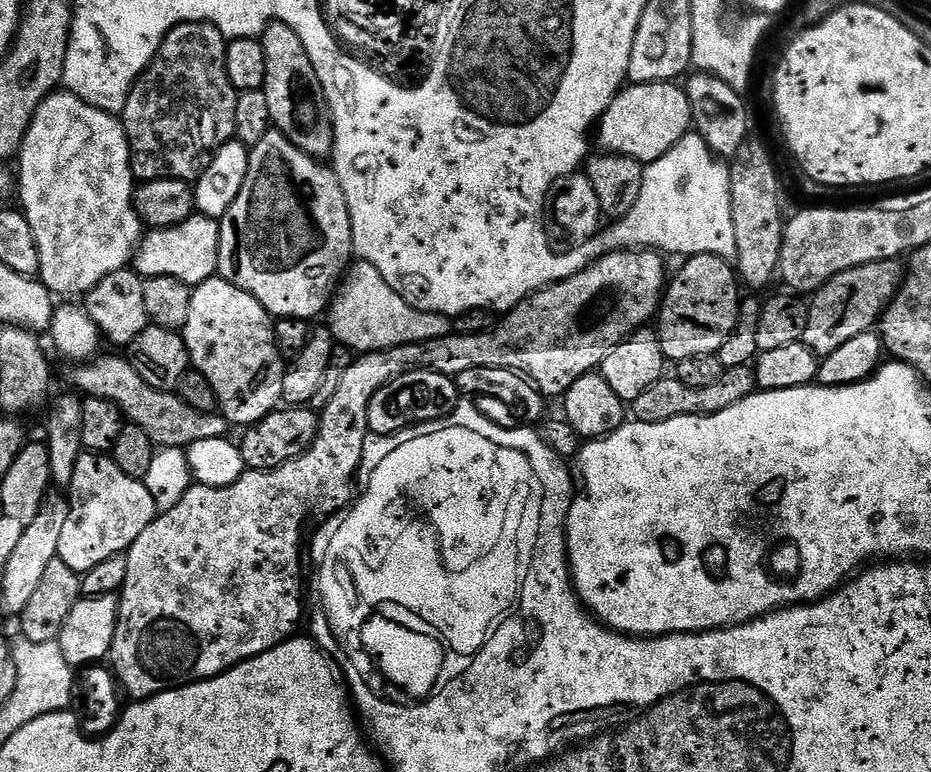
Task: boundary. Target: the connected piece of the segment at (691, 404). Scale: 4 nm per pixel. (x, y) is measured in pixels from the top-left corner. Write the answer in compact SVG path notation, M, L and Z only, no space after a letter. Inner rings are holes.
M751 367L729 368L722 374L714 386L705 386L702 390L690 390L690 386L682 386L675 378L662 378L650 386L650 390L642 390L638 398L631 401L630 412L636 420L647 424L666 422L670 418L683 416L709 416L722 410L730 410L738 402L742 402L753 392L757 391L756 374Z

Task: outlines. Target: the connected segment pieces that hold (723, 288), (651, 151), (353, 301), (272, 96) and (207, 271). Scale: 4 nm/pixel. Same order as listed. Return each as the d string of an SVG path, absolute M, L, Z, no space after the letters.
M698 254L687 257L681 264L684 265L680 273L667 281L658 309L658 335L668 362L695 358L697 354L719 353L722 342L734 330L742 299L737 269L725 257Z
M629 83L616 93L610 106L598 121L600 148L629 156L647 166L653 164L666 150L670 150L693 127L688 95L679 83L634 84Z
M361 259L345 273L330 302L329 314L328 327L335 341L362 354L444 337L452 330L452 322L447 315L418 311L389 286L376 267Z
M273 22L264 29L262 43L266 50L266 82L262 90L266 94L266 103L270 106L273 129L290 138L290 142L294 142L294 146L298 146L298 150L306 154L317 158L331 157L336 137L332 125L332 111L322 90L322 82L318 82L318 74L310 62L310 54L306 54L306 46L302 46L302 38L298 38L298 34L290 30L290 26Z
M194 214L178 226L151 229L136 249L134 271L141 278L178 278L195 286L217 275L219 245L219 219Z

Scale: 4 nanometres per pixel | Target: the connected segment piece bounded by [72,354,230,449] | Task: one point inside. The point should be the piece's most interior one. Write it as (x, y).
(164, 415)

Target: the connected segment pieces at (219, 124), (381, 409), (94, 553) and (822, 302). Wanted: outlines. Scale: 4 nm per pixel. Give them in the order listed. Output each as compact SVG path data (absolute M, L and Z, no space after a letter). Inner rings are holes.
M180 24L164 36L155 58L130 90L122 113L124 133L128 135L128 149L132 151L132 175L137 181L195 182L210 166L220 146L235 137L234 106L238 93L226 74L227 49L228 41L212 24Z
M430 370L403 372L374 394L368 407L368 430L375 435L377 432L377 437L380 438L390 436L405 428L429 424L431 420L445 420L461 403L462 397L453 377Z
M87 450L81 451L78 466L74 466L68 505L70 518L66 518L62 539L58 541L58 559L81 574L94 570L98 562L106 562L114 554L127 553L138 534L158 515L154 498L150 498L143 480L122 474L111 455Z
M899 259L879 260L846 270L830 282L826 282L816 292L811 293L806 318L806 334L802 343L821 358L834 354L838 346L846 346L850 338L873 331L888 306L888 301L896 296L904 283L906 268Z

